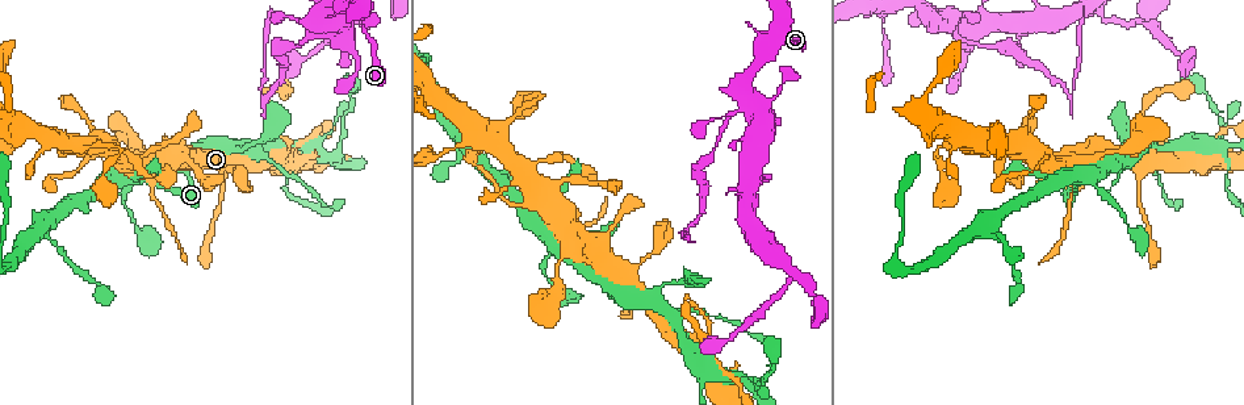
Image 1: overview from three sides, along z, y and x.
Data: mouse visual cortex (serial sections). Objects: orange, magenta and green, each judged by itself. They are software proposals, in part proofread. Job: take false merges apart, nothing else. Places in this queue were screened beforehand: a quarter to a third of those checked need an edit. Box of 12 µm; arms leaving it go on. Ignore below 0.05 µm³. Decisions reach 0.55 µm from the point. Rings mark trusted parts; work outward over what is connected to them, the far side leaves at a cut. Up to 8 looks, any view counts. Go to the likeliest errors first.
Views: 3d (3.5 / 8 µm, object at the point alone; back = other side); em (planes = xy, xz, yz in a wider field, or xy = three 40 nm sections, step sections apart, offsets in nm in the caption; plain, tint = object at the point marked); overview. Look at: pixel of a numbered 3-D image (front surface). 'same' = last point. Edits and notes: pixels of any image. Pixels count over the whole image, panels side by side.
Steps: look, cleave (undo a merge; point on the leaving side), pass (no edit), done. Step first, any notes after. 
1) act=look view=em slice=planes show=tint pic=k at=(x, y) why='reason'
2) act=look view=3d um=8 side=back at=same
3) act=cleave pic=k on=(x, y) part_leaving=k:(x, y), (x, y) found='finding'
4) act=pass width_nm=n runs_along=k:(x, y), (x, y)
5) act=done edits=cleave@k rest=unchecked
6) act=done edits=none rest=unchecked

act=look view=3d um=8 pic=1 at=(262, 158) why='two arms in line, one across'

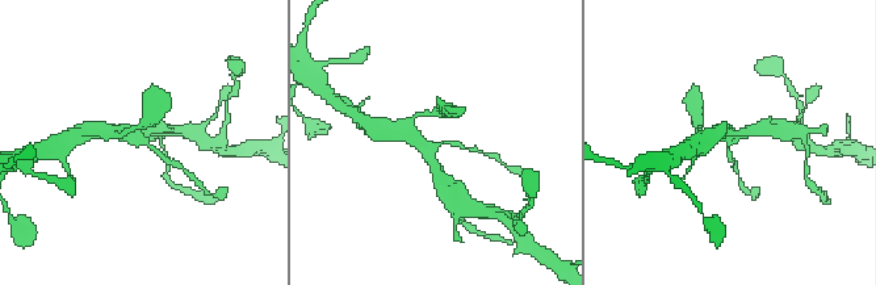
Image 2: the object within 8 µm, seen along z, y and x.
act=look view=em slice=xy step=3 show=tint pic=2 at=(141, 140) why='need the tissue'

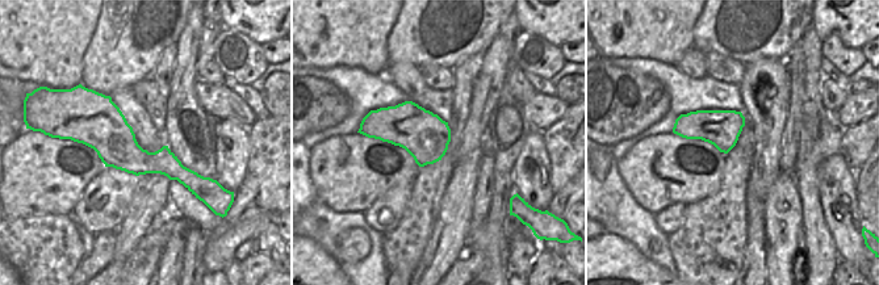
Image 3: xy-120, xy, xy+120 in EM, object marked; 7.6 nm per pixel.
act=pass arms=3 arm_widths_nm=150,300,400 runs_along=3:(84, 117), (133, 159), (201, 181) found='continuous, no second cell'

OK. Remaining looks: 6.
act=look view=3d um=8 pic=1 at=(1215, 145) why='three arms meet'

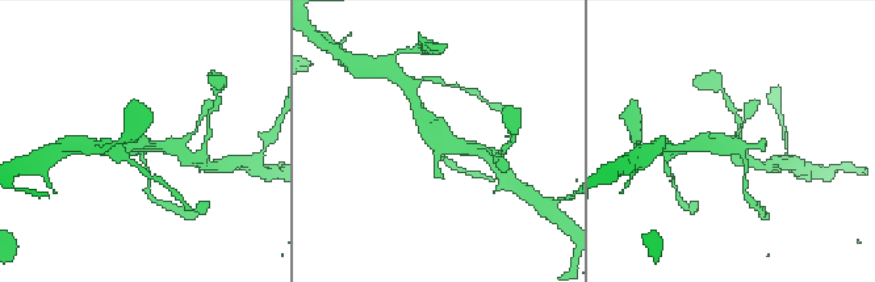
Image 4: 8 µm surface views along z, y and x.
act=look view=em slice=xy step=2 show=tint pic=4 at=(441, 145)

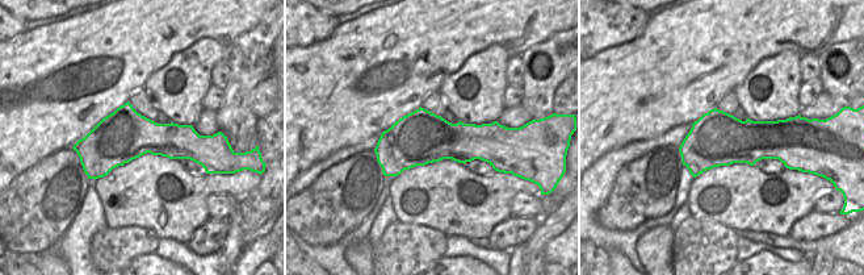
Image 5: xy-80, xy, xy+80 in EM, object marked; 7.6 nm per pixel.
act=pass runs_along=4:(418, 116), (442, 147), (478, 150) found='all the same cell'

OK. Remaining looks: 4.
act=look view=3d um=3.5 pic=1 at=(544, 194) why='thin arm on a thick one'

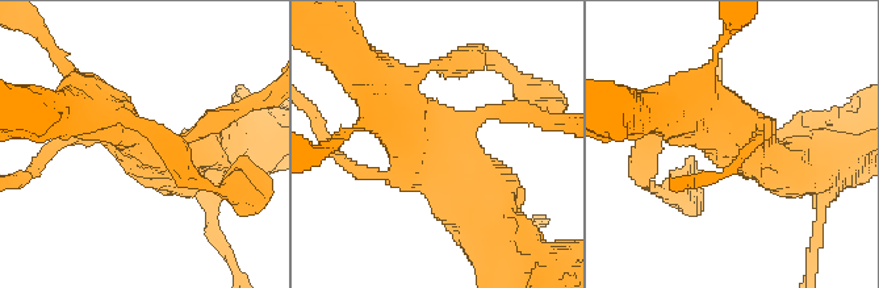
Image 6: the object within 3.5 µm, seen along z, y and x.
act=look view=em slice=planes show=tint pic=6 at=(139, 148) arms=4 arm_widths_nm=150,150,500,600

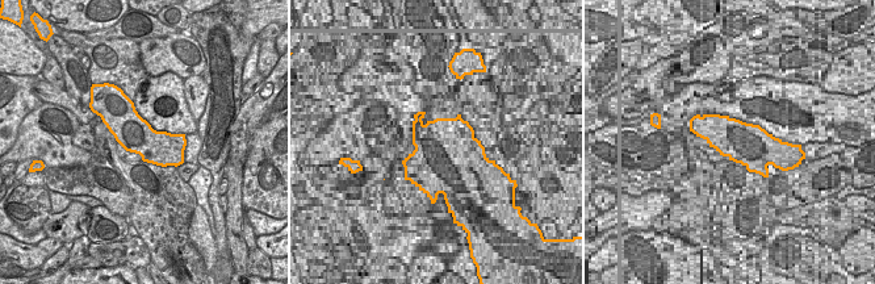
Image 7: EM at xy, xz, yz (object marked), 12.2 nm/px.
act=pass found='all the same cell'

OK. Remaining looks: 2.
act=done edits=none rest=unchecked

